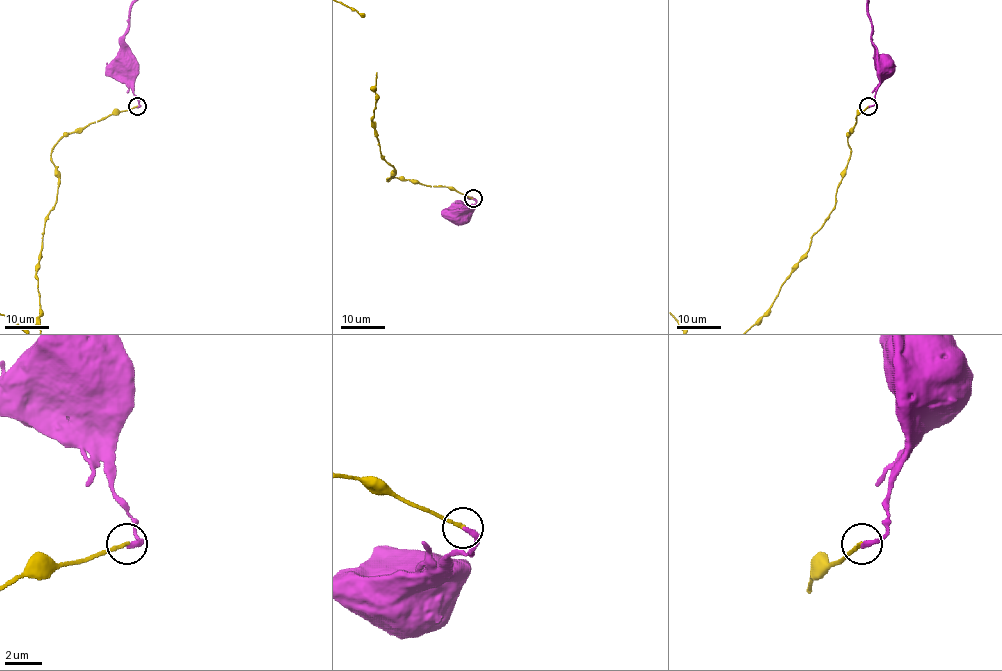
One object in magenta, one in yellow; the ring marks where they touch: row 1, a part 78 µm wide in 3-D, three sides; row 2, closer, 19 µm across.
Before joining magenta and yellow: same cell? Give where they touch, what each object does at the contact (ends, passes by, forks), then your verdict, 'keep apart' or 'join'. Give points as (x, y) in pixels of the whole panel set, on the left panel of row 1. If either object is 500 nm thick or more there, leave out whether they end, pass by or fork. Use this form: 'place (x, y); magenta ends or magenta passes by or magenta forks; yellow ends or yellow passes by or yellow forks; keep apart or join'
place (137, 106); magenta ends; yellow ends; keep apart

